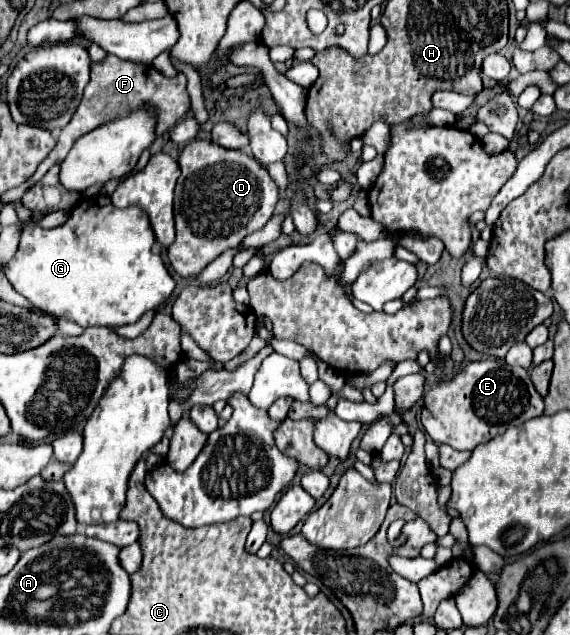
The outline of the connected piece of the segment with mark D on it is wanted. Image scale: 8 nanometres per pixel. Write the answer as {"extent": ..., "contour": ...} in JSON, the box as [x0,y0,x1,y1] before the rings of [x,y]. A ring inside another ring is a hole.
{"extent":[168,138,280,278],"contour":[[[196,138],[192,144],[186,144],[180,152],[178,164],[182,174],[178,178],[174,196],[176,240],[172,246],[168,246],[168,260],[182,278],[196,278],[218,254],[222,254],[226,248],[234,248],[244,240],[244,236],[260,230],[270,220],[280,198],[280,188],[270,178],[268,170],[262,168],[250,154],[244,150],[222,148],[210,138]]]}

